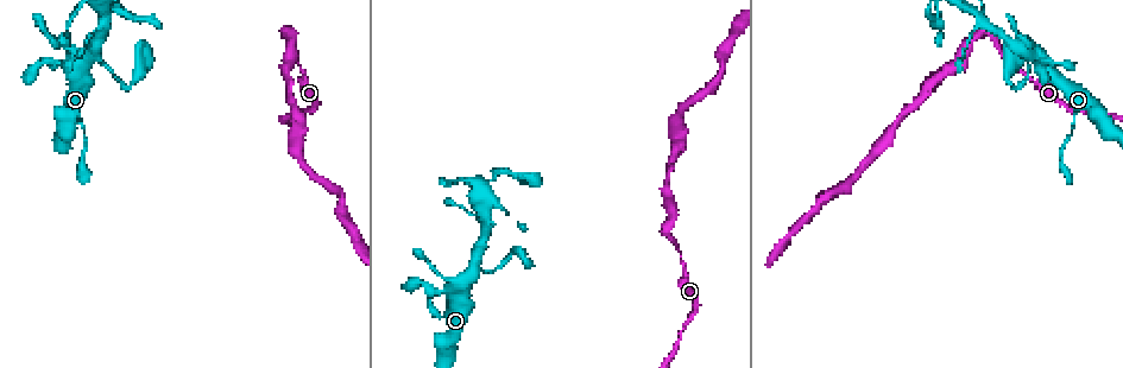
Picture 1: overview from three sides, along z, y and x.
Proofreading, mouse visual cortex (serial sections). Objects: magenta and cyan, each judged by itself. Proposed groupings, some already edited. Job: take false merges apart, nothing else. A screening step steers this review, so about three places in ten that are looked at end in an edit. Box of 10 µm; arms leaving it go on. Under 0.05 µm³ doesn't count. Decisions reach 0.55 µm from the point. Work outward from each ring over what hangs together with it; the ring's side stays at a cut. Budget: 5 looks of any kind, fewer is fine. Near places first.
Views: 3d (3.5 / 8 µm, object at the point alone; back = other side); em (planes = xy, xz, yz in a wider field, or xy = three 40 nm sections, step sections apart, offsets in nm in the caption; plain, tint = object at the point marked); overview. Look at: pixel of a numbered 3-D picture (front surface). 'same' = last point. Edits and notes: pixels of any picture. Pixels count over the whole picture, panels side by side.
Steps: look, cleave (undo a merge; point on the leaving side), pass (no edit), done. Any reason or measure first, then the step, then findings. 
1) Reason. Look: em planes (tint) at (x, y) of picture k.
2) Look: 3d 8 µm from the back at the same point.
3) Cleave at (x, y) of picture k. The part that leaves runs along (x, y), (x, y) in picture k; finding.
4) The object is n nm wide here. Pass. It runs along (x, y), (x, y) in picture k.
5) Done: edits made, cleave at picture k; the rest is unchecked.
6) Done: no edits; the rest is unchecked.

Thin neck. Look: 3d 8 µm at (116, 77) of picture 1.

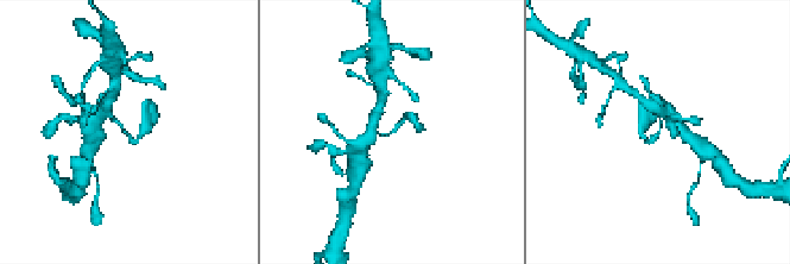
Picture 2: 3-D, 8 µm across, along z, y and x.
Shape alone is not enough. Look: em planes (tint) at the same point.

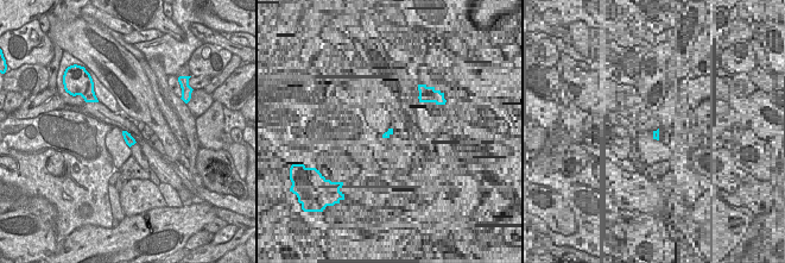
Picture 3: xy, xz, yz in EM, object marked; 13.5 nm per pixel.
Pass. It runs along (370, 137), (389, 134), (410, 115) in picture 2; continuous, no second cell.

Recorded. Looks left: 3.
Look: 3d 3.5 µm at (981, 18) of picture 1.

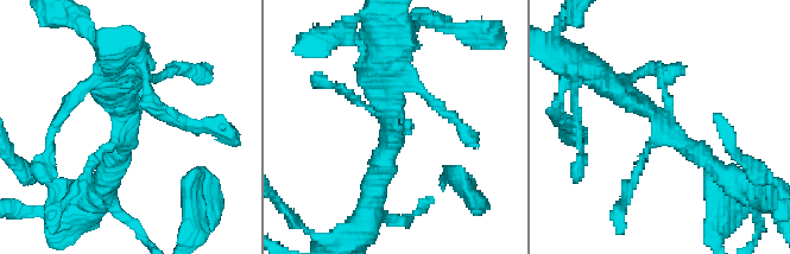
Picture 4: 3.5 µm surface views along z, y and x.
Shape alone is not enough. Look: em xy step 3 (tint) at (126, 125) of picture 4.

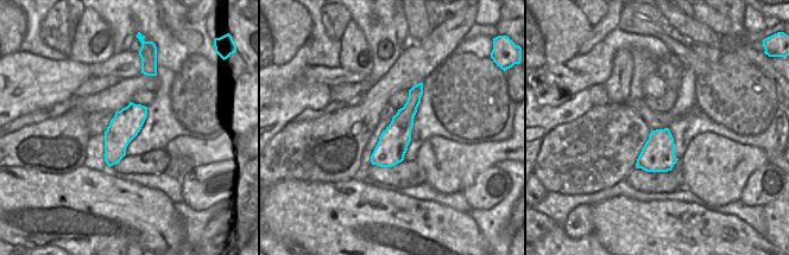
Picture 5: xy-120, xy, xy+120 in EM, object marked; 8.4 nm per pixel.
Cut it another way. Look: em xy step 2 (tint) at the same point.

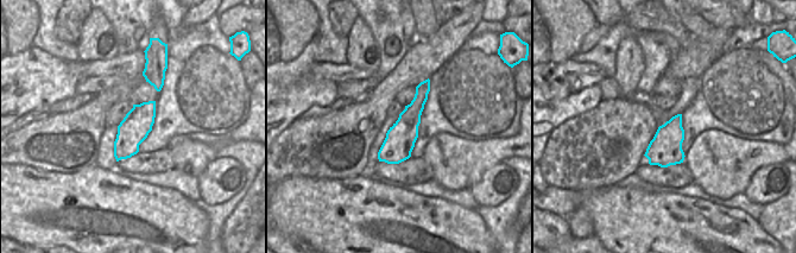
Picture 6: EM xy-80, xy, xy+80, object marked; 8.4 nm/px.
Pass. It runs along (724, 175), (640, 102), (607, 83) in picture 4; all the same cell.

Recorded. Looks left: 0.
Done: no edits; the rest is unchecked.

